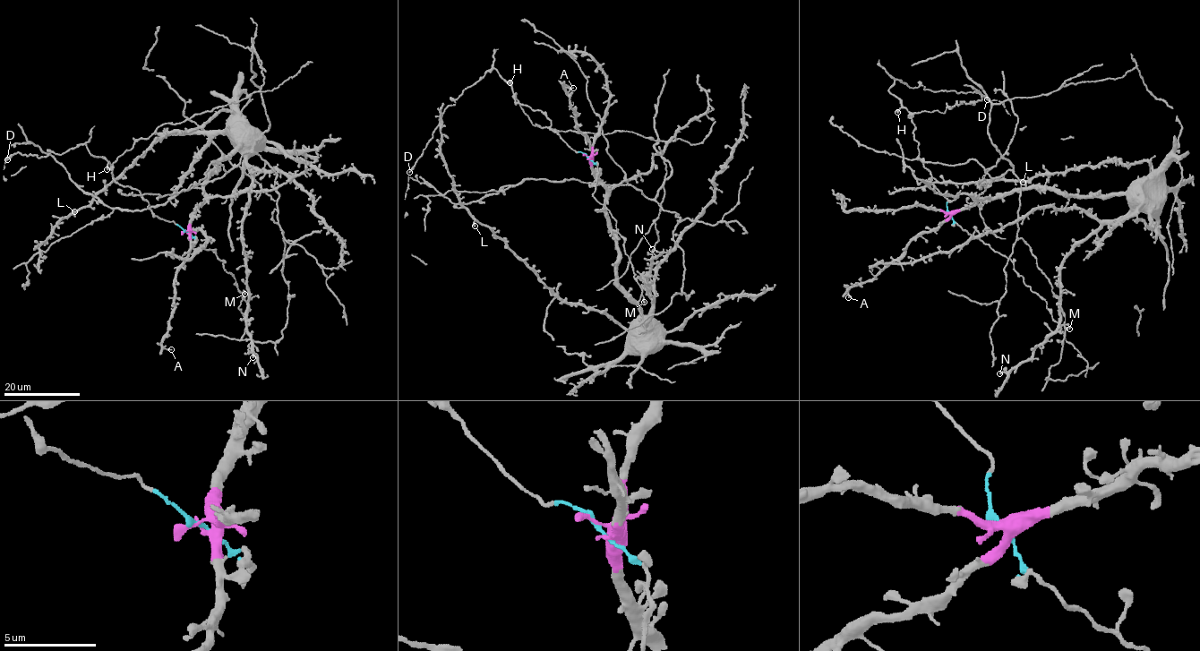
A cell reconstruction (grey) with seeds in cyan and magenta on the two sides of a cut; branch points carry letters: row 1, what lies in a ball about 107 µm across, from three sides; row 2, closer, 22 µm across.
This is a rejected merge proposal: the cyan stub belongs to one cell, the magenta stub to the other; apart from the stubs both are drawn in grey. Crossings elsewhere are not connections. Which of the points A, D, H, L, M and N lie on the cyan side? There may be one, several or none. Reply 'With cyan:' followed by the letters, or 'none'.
With cyan: D, H, M

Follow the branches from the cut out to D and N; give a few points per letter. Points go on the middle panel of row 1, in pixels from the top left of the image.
D: (587, 157), (552, 131), (545, 114), (515, 103), (512, 88), (495, 69), (444, 110), (408, 172)
N: (587, 157), (605, 189), (619, 289), (645, 323), (651, 304), (642, 277), (647, 291), (653, 249)

